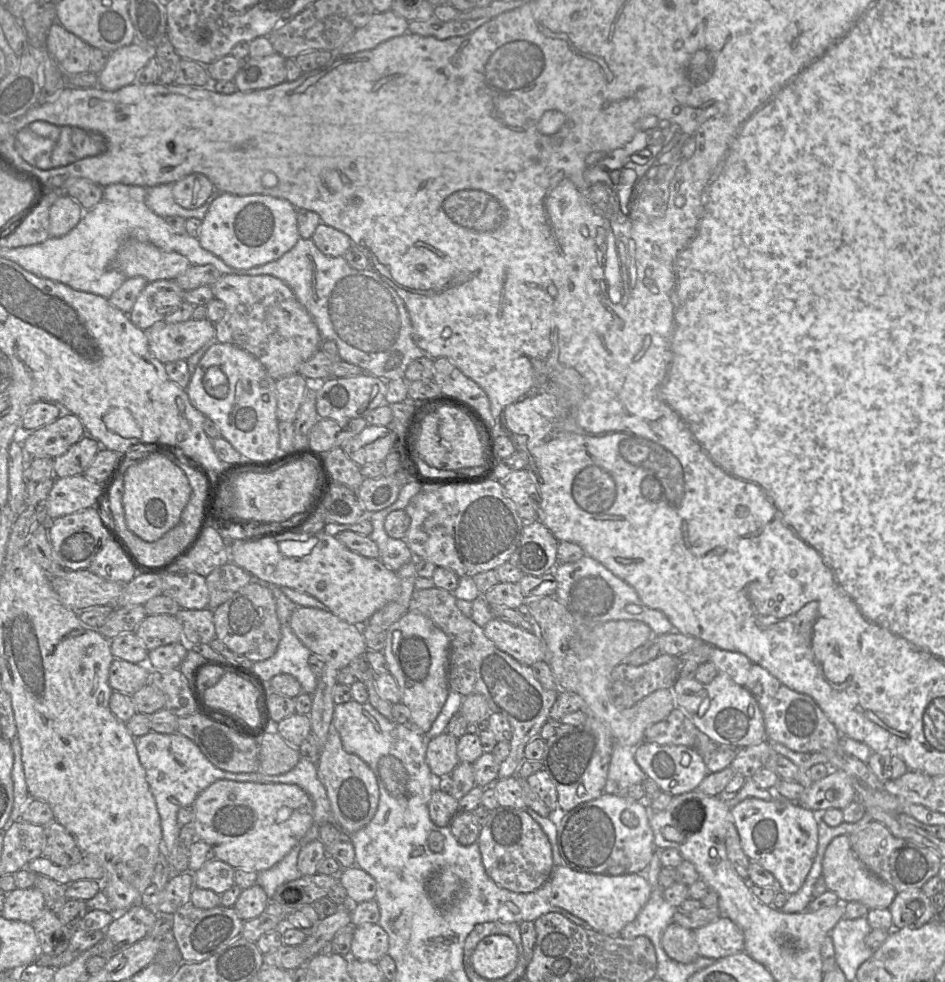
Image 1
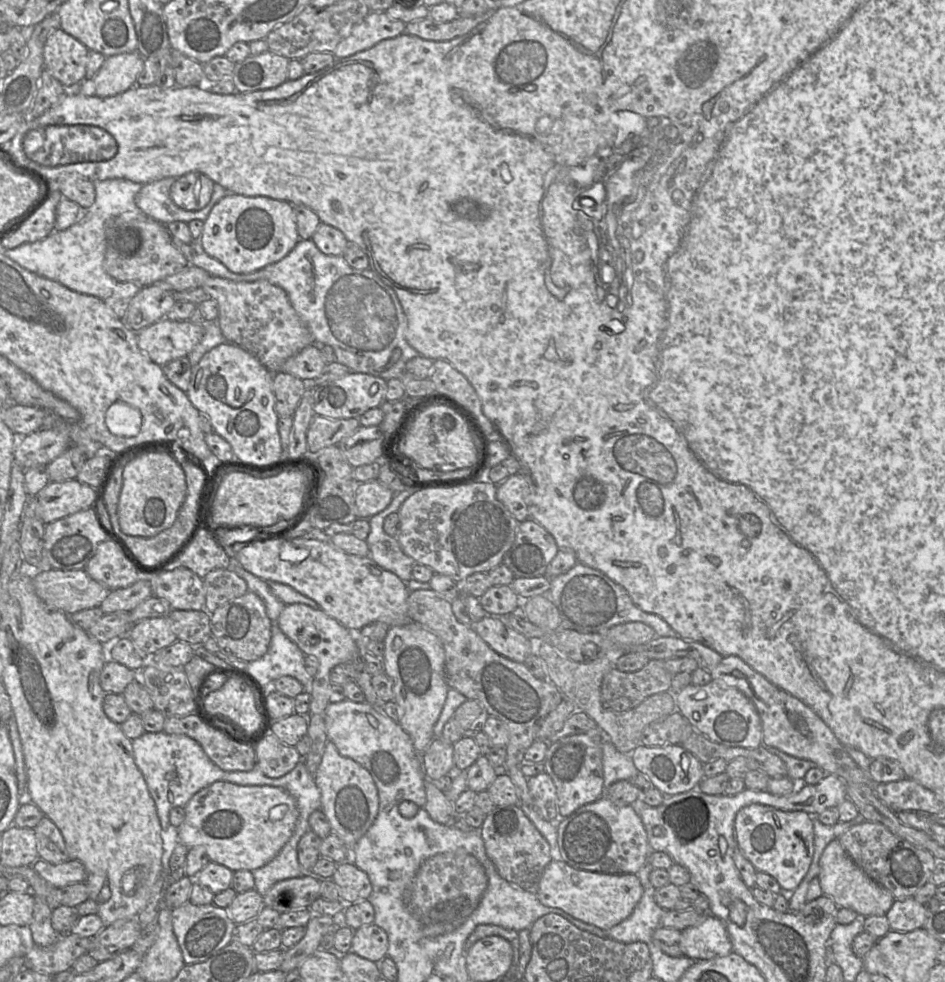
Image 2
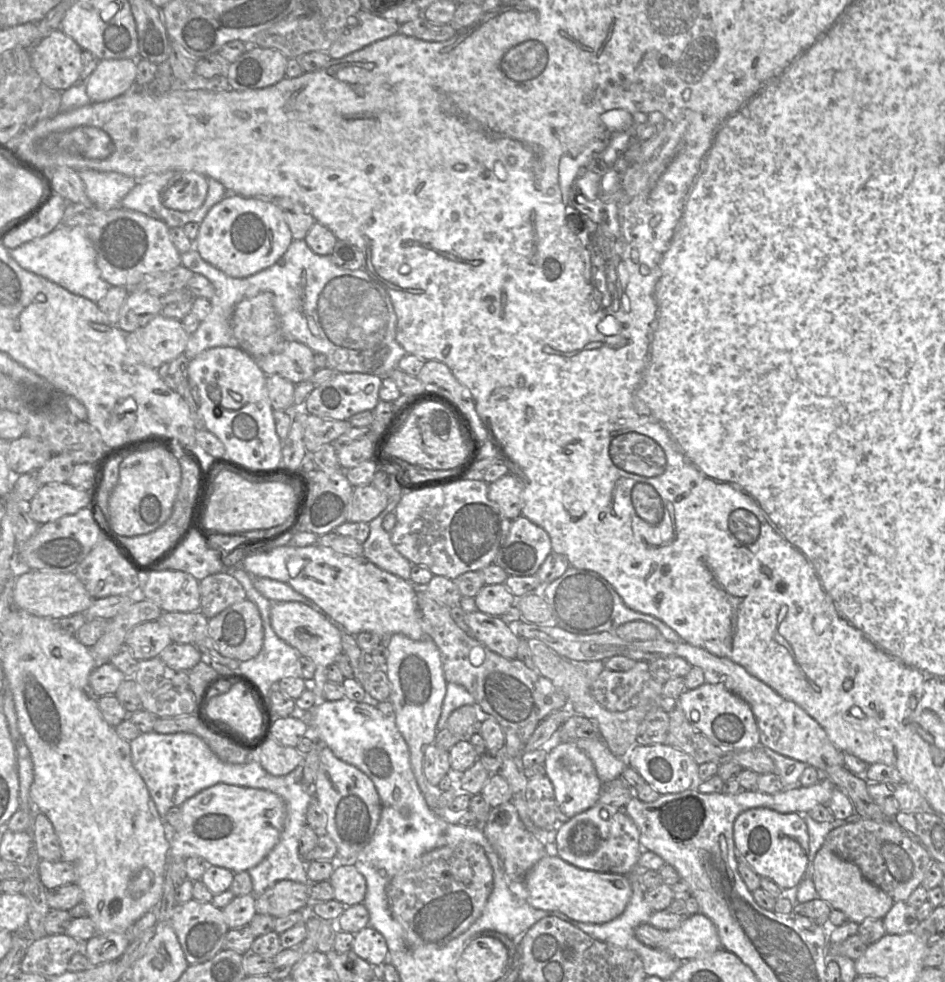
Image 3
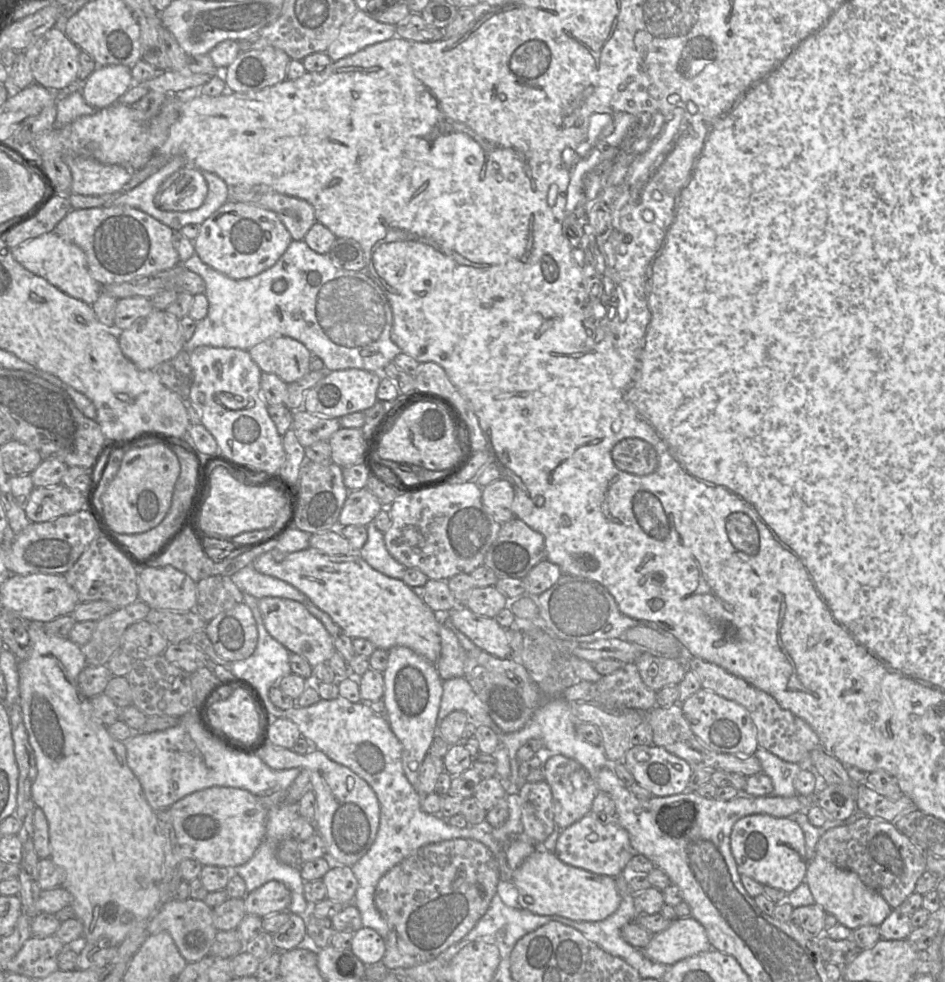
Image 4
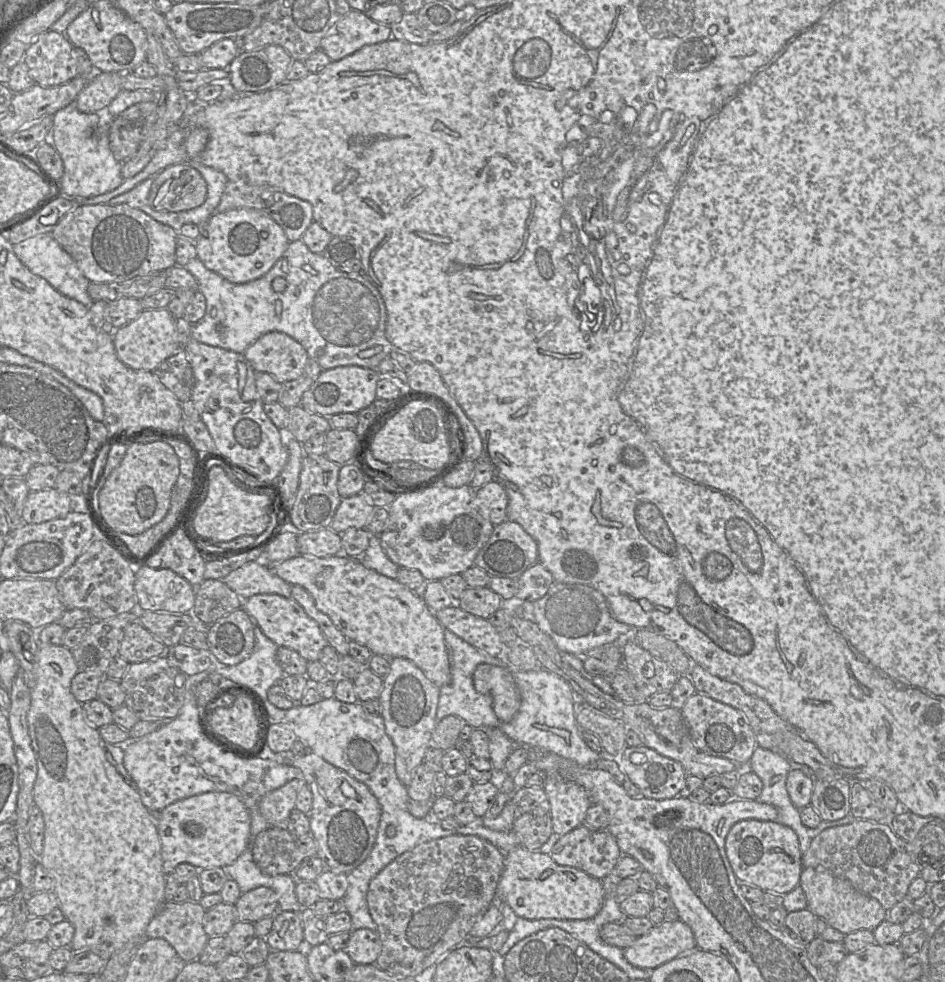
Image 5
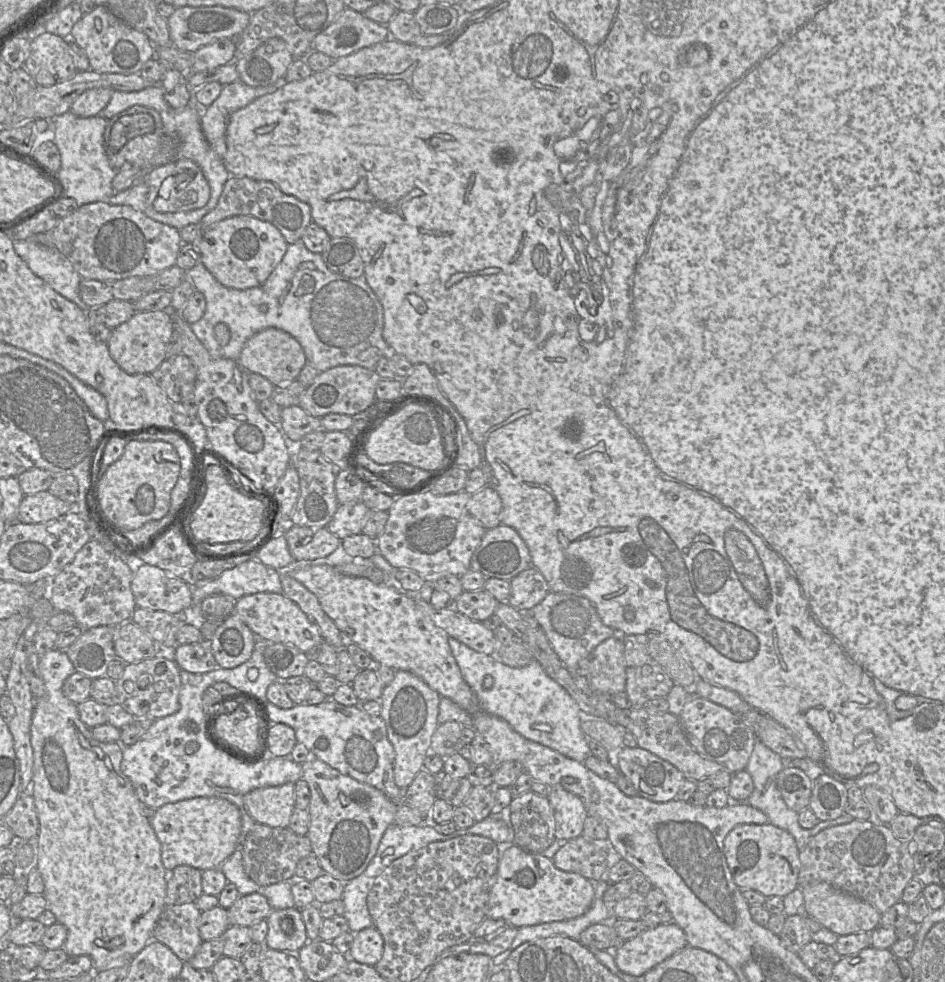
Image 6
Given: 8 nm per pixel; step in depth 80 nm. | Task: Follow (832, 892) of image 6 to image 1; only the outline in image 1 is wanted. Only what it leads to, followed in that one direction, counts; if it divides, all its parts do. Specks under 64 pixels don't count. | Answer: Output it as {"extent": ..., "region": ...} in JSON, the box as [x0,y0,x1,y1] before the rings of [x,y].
{"extent":[822,835,897,909],"region":[[[849,835],[836,836],[827,846],[822,861],[822,876],[827,889],[836,893],[843,903],[857,901],[868,909],[889,909],[897,894],[891,885],[873,874],[858,859],[852,850]]]}

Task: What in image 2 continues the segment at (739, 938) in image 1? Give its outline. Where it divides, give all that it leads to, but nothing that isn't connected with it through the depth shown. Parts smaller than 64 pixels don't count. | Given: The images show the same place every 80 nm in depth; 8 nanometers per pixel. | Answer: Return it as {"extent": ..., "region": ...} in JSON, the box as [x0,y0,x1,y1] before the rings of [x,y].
{"extent":[680,915,733,960],"region":[[[712,915],[701,924],[682,930],[680,947],[683,956],[695,960],[711,960],[733,952],[724,923]]]}

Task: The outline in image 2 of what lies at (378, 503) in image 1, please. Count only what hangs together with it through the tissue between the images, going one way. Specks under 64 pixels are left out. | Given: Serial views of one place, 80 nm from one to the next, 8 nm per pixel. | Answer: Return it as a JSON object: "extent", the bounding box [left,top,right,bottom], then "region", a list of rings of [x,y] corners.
{"extent":[355,480,394,519],"region":[[[379,480],[357,483],[355,505],[358,518],[369,519],[384,510],[391,502],[394,492]]]}

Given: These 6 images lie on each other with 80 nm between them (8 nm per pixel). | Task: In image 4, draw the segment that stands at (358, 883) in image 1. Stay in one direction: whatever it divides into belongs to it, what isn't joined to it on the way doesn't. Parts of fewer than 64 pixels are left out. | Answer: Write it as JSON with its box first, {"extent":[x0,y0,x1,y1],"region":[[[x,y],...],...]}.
{"extent":[322,865,358,905],"region":[[[337,865],[322,878],[327,888],[327,898],[343,905],[352,903],[358,889],[358,880],[351,867]]]}

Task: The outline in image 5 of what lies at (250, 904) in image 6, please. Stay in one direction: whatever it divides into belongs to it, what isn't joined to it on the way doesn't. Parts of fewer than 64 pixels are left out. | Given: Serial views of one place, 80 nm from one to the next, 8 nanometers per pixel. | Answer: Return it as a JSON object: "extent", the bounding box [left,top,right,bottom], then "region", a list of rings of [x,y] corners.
{"extent":[234,886,279,923],"region":[[[264,886],[242,893],[234,905],[237,910],[237,921],[251,923],[274,916],[279,911],[277,893]]]}

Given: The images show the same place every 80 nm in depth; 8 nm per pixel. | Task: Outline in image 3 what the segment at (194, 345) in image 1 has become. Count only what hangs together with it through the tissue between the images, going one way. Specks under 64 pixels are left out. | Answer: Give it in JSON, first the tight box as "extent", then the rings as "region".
{"extent":[125,313,189,369],"region":[[[160,313],[146,325],[126,333],[125,339],[128,349],[144,365],[158,369],[184,353],[189,337],[181,320]]]}

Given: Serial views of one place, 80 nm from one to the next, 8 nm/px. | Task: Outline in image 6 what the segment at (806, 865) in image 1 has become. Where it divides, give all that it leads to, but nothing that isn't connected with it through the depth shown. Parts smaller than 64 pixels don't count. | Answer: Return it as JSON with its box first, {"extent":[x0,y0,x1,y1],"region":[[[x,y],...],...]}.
{"extent":[724,823,800,898],"region":[[[770,823],[736,826],[724,840],[724,855],[740,889],[757,891],[766,898],[784,898],[799,887],[800,859],[796,841],[789,832]]]}

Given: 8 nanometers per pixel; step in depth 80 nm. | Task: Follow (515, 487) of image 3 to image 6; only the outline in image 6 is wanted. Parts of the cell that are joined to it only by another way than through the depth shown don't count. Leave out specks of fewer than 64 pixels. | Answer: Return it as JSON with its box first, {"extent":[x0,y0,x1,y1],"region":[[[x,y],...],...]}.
{"extent":[468,485,502,530],"region":[[[490,485],[469,497],[468,511],[486,530],[501,524],[502,501]]]}

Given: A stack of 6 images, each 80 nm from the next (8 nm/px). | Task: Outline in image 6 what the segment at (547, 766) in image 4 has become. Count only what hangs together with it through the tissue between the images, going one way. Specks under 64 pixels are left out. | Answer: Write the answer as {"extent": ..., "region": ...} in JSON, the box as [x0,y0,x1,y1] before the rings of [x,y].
{"extent":[548,785,587,841],"region":[[[560,785],[550,787],[548,800],[554,817],[555,838],[568,841],[581,836],[587,818],[582,800]]]}

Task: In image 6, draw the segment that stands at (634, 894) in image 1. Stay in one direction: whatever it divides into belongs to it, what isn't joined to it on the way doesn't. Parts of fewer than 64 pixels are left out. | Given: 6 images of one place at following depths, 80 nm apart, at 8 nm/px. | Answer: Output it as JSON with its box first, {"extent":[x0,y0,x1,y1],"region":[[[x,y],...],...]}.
{"extent":[486,844,595,928],"region":[[[515,844],[503,846],[496,879],[491,887],[486,917],[502,919],[514,928],[575,919],[595,899],[595,883],[558,869],[553,860],[527,852]]]}

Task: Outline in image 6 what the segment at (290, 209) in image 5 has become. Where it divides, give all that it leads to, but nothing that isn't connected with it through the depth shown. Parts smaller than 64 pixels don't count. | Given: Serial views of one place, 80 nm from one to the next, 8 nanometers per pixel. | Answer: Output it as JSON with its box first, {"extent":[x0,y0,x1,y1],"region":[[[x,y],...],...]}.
{"extent":[198,176,312,244],"region":[[[229,176],[216,206],[198,223],[201,232],[209,226],[232,216],[253,216],[273,224],[288,244],[301,239],[306,227],[312,222],[310,206],[293,195],[281,191],[267,180]]]}

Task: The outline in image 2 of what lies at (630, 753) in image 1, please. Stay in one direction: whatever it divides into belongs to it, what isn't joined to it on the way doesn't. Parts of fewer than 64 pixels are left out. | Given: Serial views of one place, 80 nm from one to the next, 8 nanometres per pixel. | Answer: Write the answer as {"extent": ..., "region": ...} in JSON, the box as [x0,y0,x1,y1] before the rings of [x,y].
{"extent":[602,735,640,790],"region":[[[603,735],[602,740],[602,751],[604,790],[616,781],[629,781],[640,773],[630,754],[619,752],[605,735]]]}

